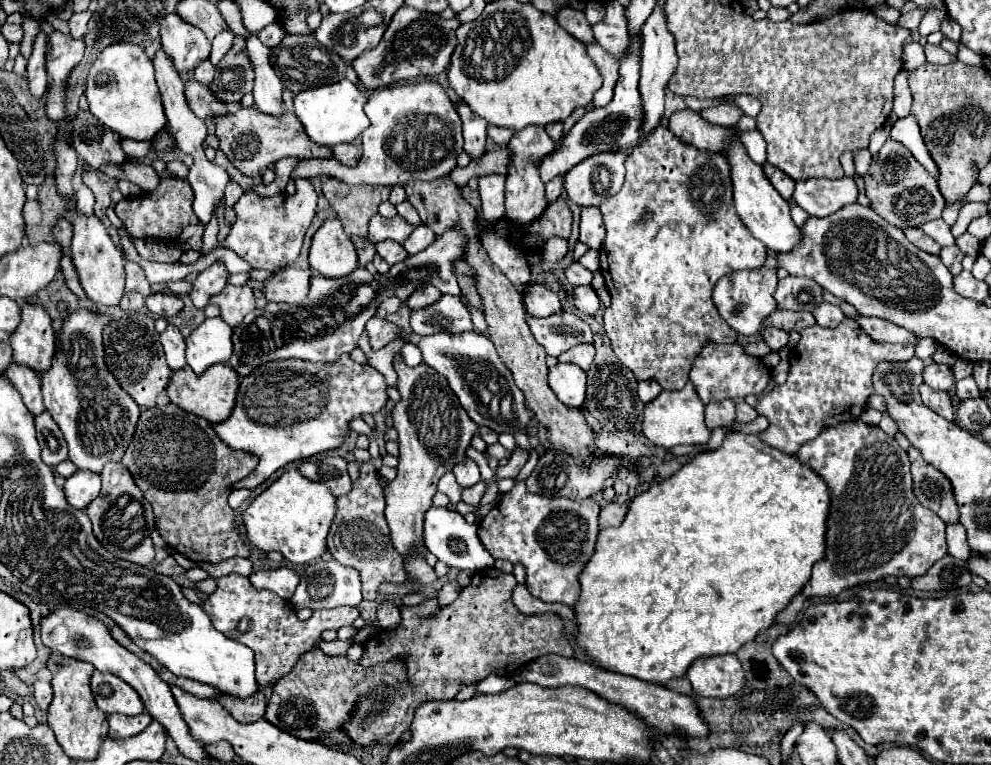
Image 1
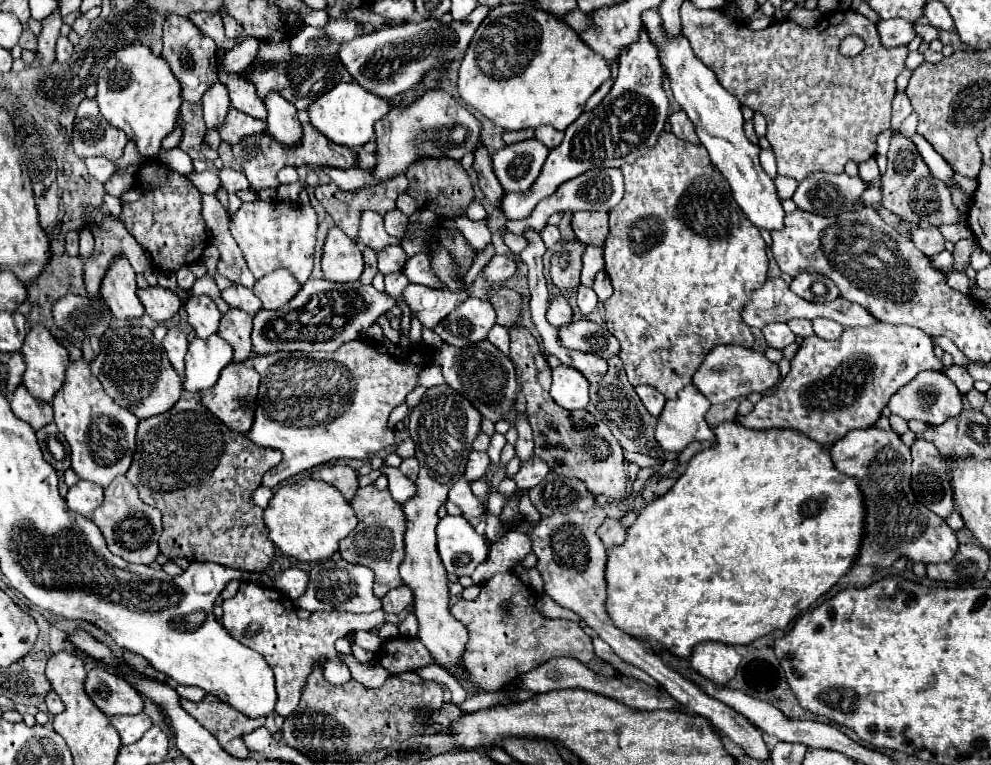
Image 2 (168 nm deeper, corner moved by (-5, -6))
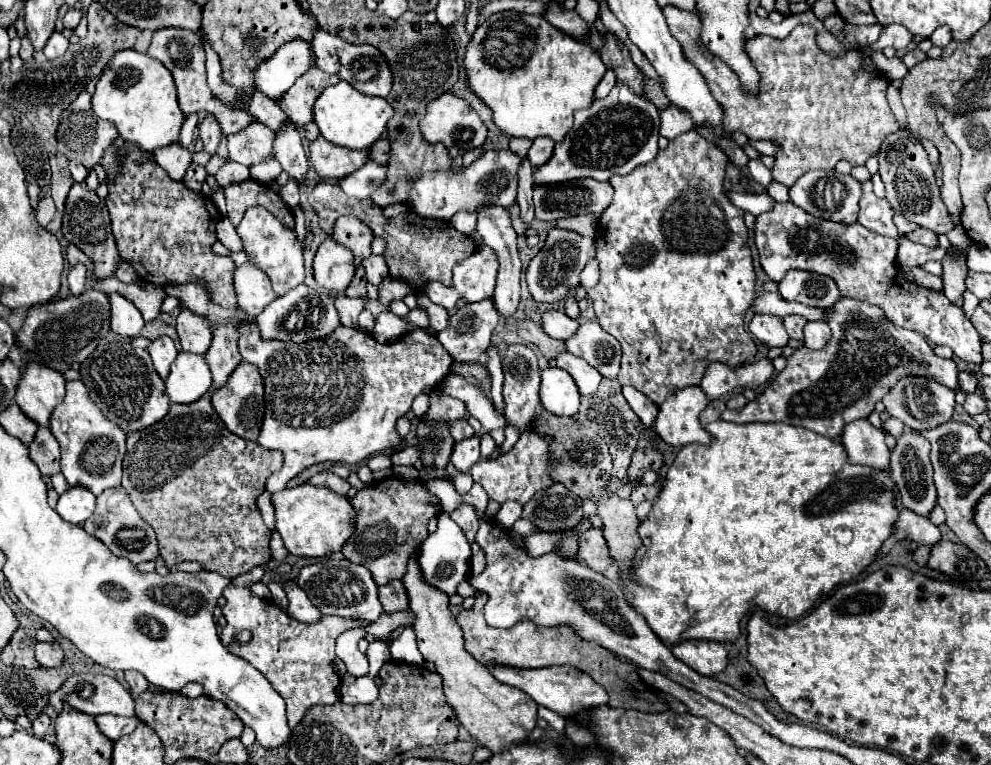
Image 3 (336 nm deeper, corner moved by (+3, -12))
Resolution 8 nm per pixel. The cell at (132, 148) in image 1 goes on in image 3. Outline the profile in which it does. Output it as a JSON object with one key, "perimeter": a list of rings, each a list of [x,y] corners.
{"perimeter":[[[190,113],[182,125],[182,131],[180,131],[180,145],[182,147],[188,147],[192,143],[192,139],[194,139],[192,133],[194,133],[196,125],[198,125],[198,113]]]}

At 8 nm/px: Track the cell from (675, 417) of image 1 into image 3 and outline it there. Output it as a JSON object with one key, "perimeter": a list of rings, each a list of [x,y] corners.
{"perimeter":[[[690,385],[686,389],[676,389],[670,399],[660,405],[654,429],[672,447],[684,447],[688,443],[710,443],[710,435],[700,425],[698,415],[710,403],[706,393]]]}

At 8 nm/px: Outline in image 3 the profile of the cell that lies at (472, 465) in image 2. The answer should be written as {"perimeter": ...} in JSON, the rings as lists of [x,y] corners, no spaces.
{"perimeter":[[[472,435],[470,439],[464,439],[454,445],[454,453],[450,455],[450,461],[456,465],[458,471],[470,471],[470,467],[480,459],[480,437]]]}

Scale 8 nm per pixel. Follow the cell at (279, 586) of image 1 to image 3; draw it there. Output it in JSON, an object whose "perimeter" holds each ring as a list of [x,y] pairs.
{"perimeter":[[[288,581],[284,585],[284,589],[286,589],[288,601],[290,601],[288,609],[286,609],[290,613],[290,617],[294,617],[294,619],[298,619],[302,623],[318,623],[320,621],[322,613],[318,613],[318,609],[314,609],[312,601],[306,597],[306,593],[302,589],[298,589],[296,583]]]}

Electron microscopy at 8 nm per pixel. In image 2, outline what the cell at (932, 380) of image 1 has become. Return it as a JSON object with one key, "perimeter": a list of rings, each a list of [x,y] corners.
{"perimeter":[[[952,365],[952,367],[948,367],[944,373],[946,373],[948,379],[952,379],[952,383],[958,387],[958,391],[960,391],[962,395],[966,395],[966,393],[972,389],[974,379],[968,375],[968,371],[966,371],[964,367],[960,367],[960,365]]]}

